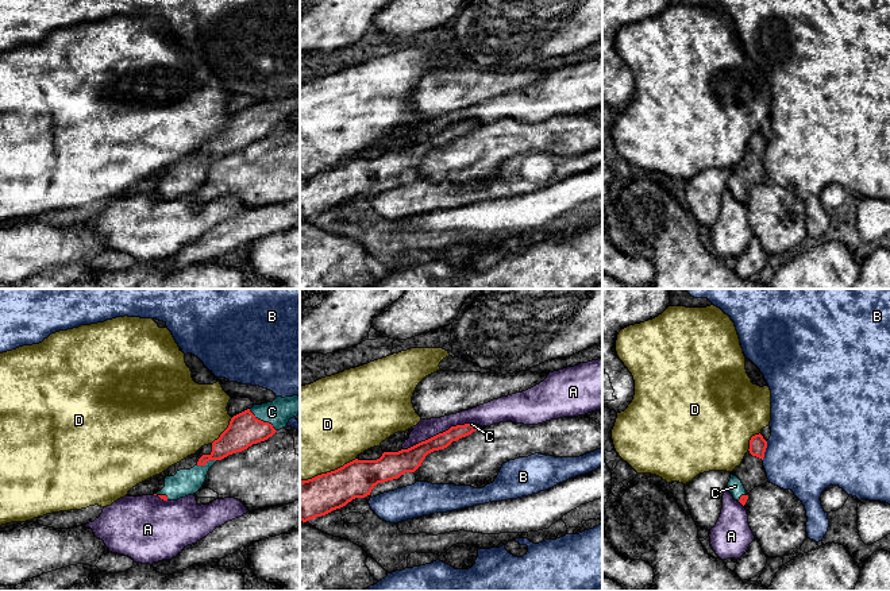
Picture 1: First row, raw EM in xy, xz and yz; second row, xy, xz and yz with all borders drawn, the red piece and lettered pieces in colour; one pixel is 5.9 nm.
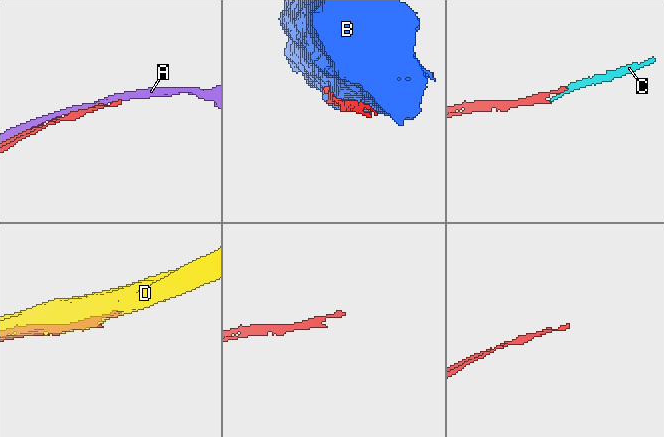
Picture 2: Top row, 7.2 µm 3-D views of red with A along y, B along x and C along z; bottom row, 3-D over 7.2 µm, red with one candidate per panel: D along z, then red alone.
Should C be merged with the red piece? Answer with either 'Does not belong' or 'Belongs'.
Belongs

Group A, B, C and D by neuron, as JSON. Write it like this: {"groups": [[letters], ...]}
{"groups": [["A"], ["B"], ["C"], ["D"]]}

